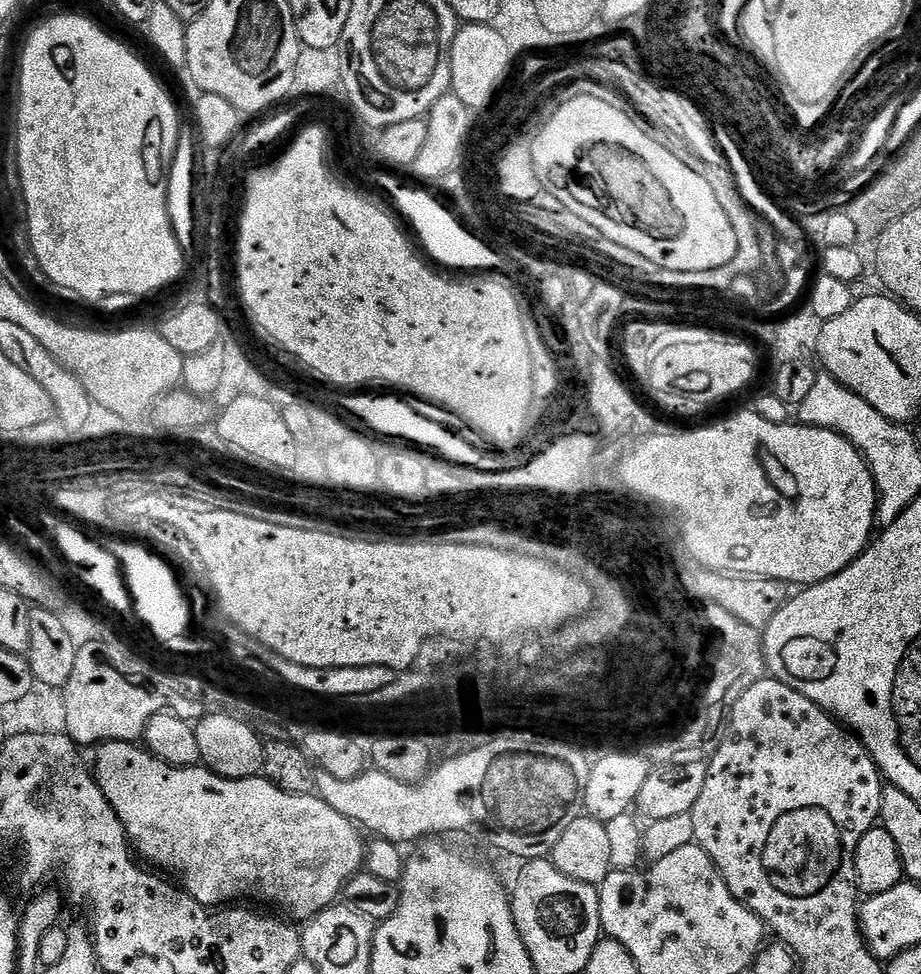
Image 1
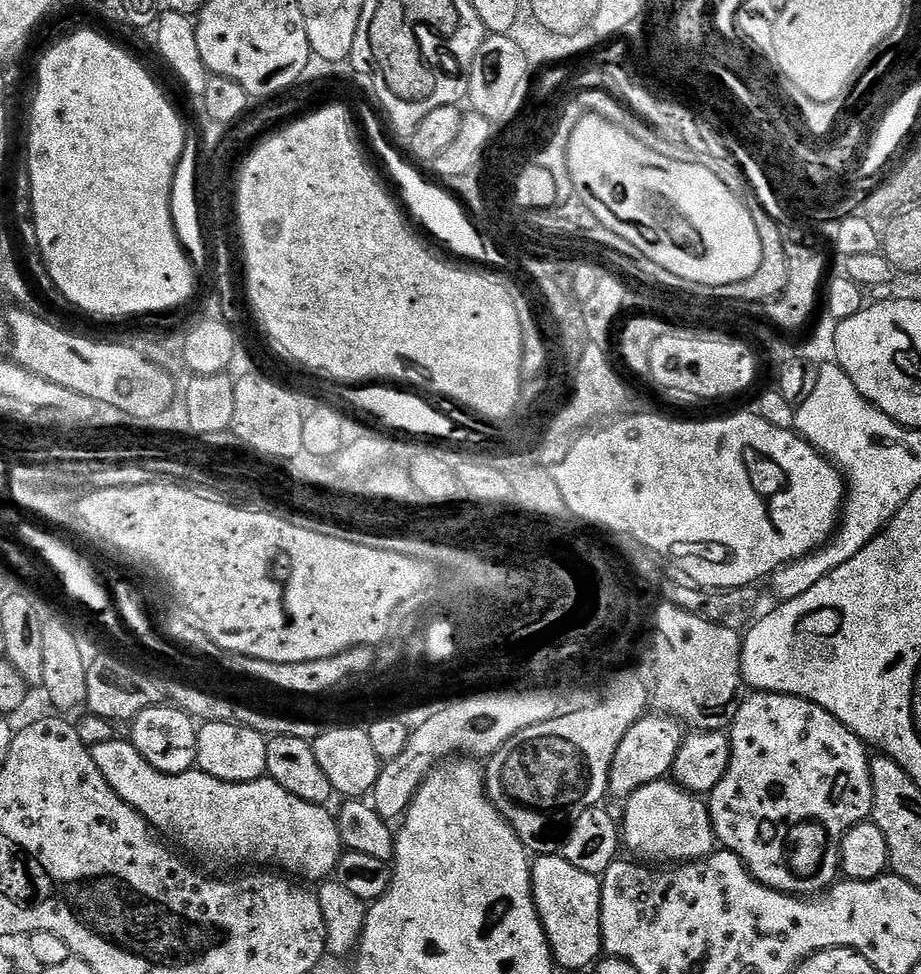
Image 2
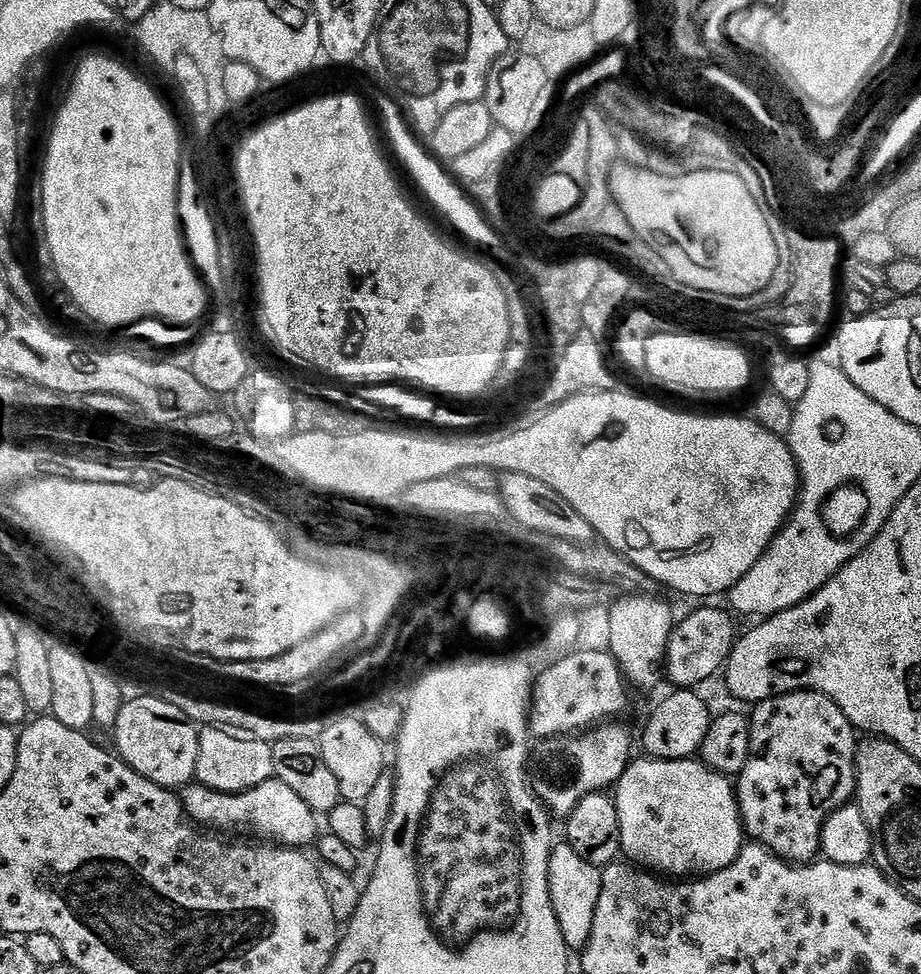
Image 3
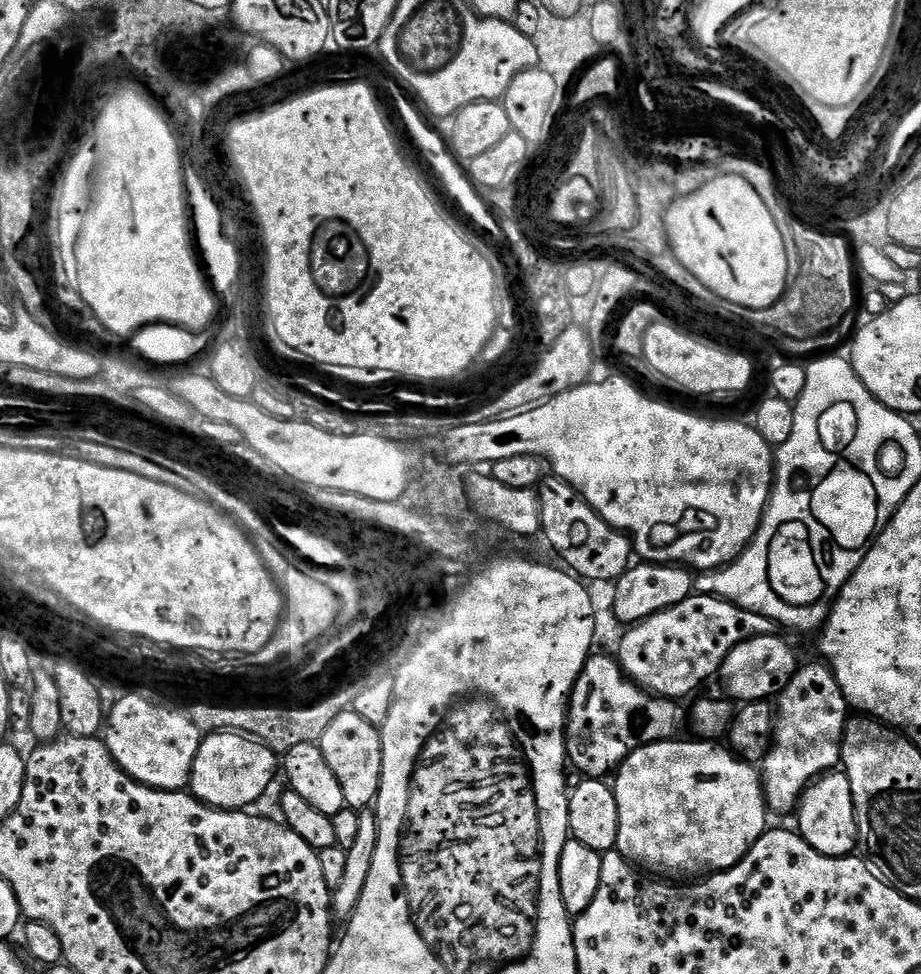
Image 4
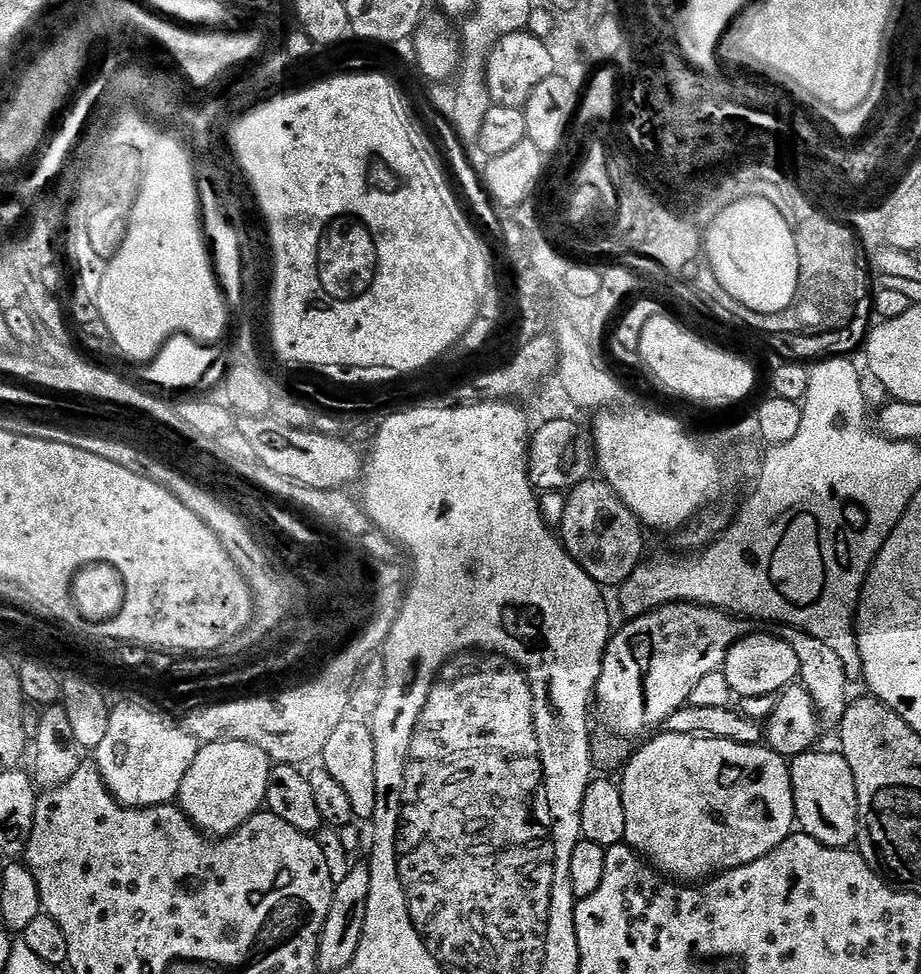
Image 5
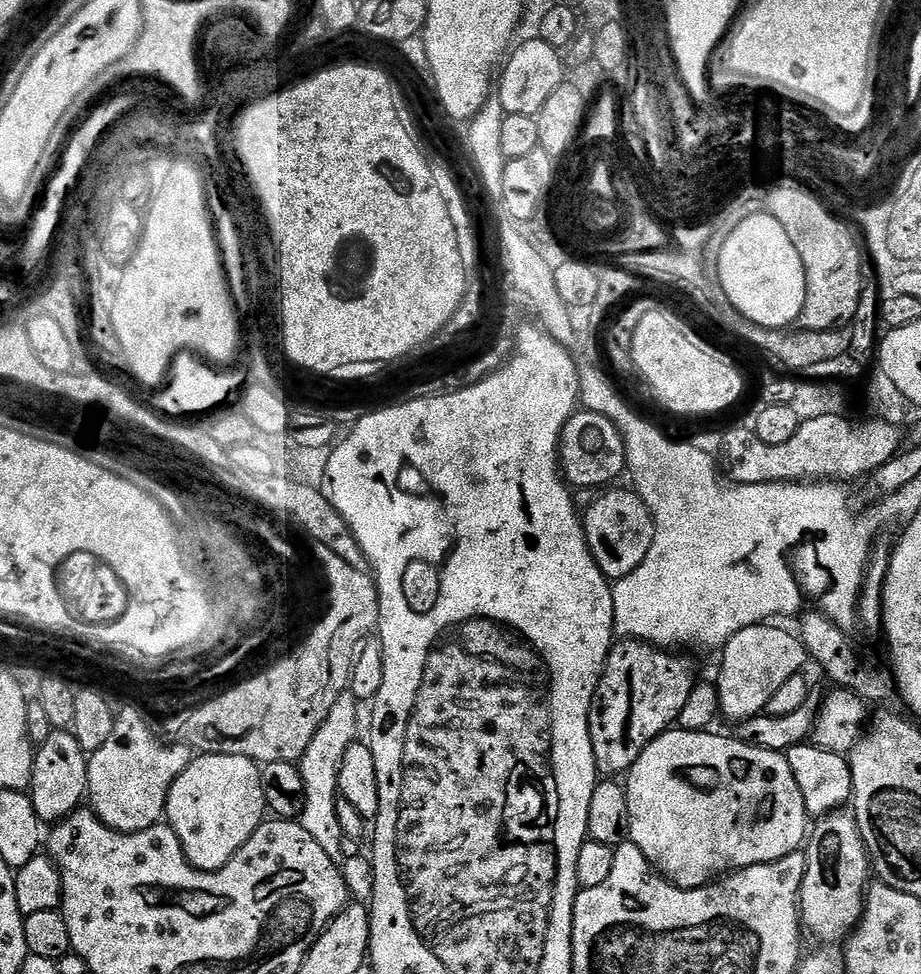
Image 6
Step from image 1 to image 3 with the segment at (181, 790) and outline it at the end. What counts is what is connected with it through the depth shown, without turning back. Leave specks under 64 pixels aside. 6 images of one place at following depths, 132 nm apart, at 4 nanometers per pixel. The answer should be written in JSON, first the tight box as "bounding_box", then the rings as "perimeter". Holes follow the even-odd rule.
{"bounding_box":[182,778,322,850],"perimeter":[[[275,778],[245,792],[219,792],[193,782],[183,789],[182,799],[184,809],[193,821],[208,830],[241,832],[244,838],[301,850],[307,849],[307,844],[315,845],[322,832],[321,821],[320,824],[316,821],[319,820],[317,813],[306,806],[306,802],[302,802],[302,798],[298,798],[298,794],[294,794],[286,782]]]}

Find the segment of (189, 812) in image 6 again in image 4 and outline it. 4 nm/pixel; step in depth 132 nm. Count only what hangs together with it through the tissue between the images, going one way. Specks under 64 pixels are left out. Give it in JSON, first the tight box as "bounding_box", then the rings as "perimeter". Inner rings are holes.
{"bounding_box":[191,732,278,810],"perimeter":[[[213,732],[205,735],[194,758],[191,795],[211,808],[244,810],[272,784],[272,775],[278,772],[278,756],[259,740],[239,732]]]}

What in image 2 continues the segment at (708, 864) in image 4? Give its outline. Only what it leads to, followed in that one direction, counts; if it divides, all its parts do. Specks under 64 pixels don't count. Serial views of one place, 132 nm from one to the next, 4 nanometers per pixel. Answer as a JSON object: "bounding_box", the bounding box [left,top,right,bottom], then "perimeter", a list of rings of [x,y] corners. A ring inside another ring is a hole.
{"bounding_box":[622,779,717,866],"perimeter":[[[671,779],[655,780],[642,786],[623,804],[622,844],[627,851],[629,848],[633,852],[633,857],[644,862],[657,860],[660,866],[679,866],[685,862],[702,860],[717,851],[707,803]]]}

